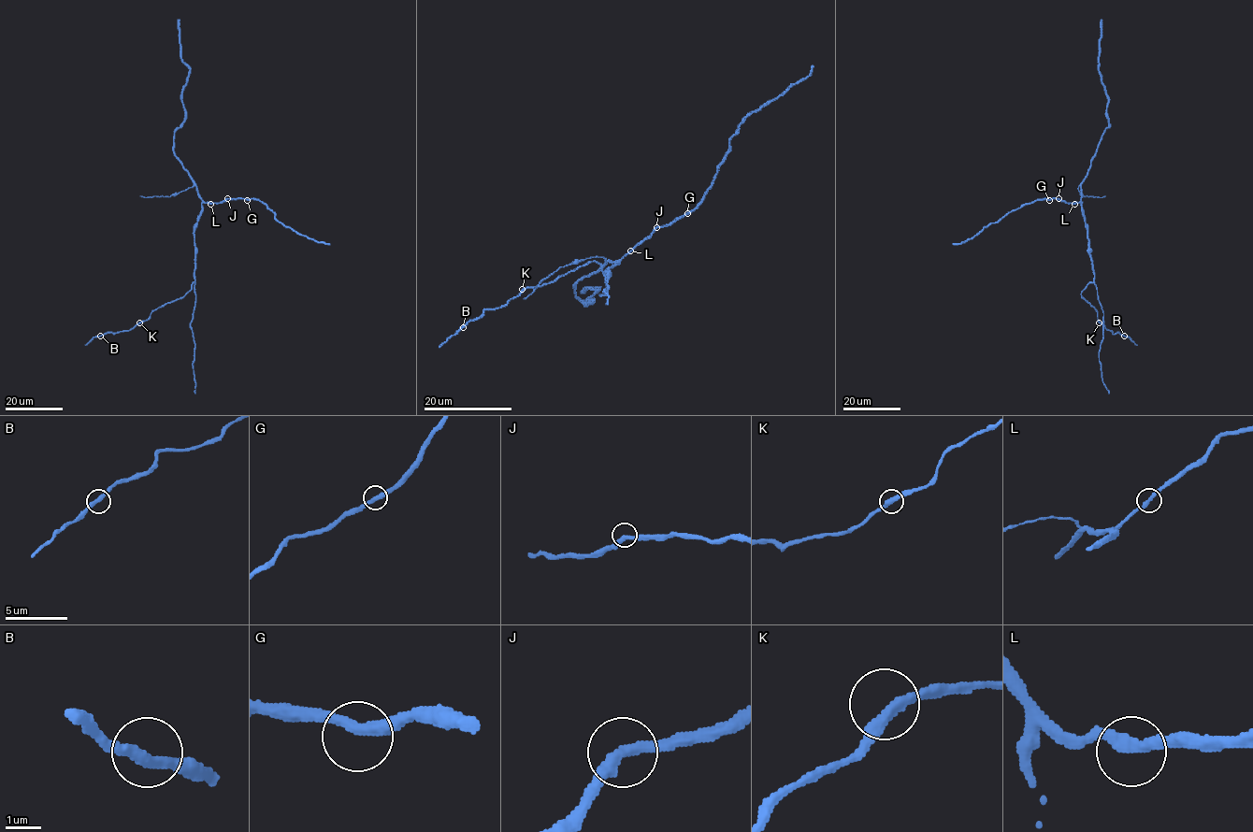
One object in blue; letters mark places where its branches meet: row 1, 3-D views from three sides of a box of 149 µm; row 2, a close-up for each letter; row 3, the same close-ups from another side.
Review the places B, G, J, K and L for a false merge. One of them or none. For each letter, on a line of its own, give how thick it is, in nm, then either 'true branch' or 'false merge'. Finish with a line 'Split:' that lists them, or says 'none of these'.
B: 320 nm | true branch
G: 340 nm | true branch
J: 320 nm | true branch
K: 360 nm | true branch
L: 320 nm | true branch
Split: none of these

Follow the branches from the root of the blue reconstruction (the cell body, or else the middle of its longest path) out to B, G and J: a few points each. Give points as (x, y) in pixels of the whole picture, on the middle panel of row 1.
B: (613, 265), (607, 281), (599, 264), (580, 265), (486, 308), (463, 327)
G: (613, 265), (657, 227), (670, 225), (687, 213)
J: (613, 265), (656, 227)

